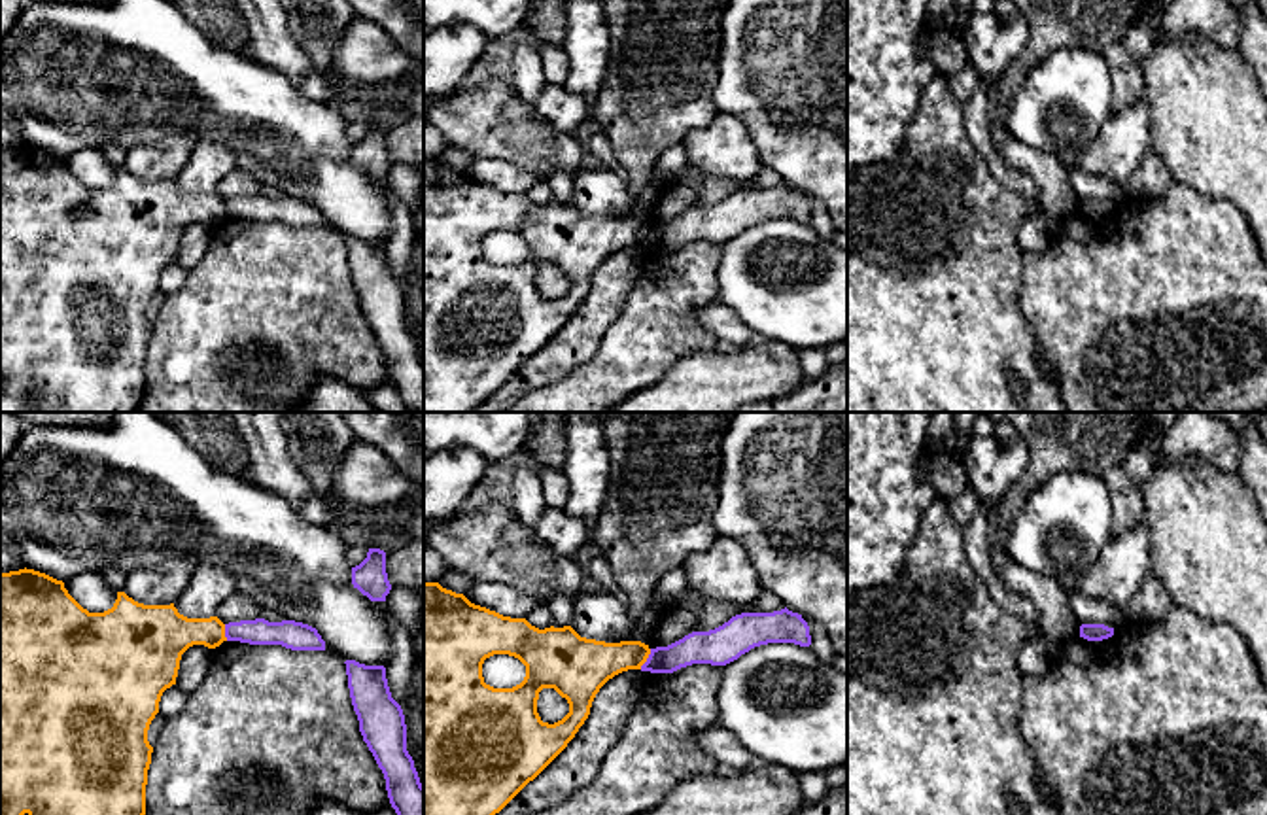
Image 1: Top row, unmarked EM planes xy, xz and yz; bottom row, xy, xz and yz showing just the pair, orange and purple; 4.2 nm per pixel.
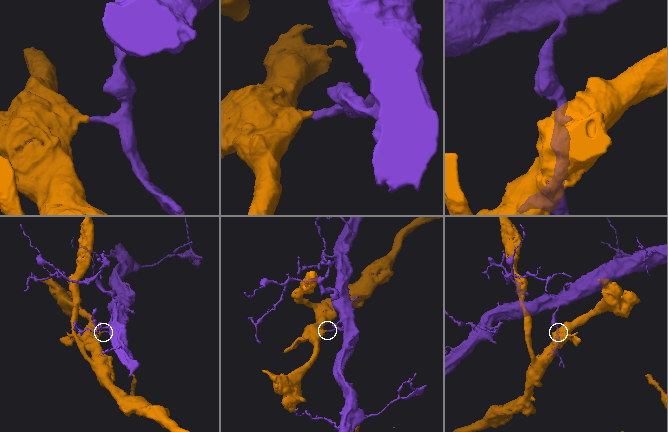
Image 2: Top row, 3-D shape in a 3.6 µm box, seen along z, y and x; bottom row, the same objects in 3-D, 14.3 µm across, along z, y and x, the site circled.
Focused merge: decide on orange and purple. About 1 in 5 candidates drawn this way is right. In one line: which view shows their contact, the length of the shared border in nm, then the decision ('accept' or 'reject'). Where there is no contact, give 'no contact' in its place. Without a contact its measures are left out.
xz | 100 nm | reject

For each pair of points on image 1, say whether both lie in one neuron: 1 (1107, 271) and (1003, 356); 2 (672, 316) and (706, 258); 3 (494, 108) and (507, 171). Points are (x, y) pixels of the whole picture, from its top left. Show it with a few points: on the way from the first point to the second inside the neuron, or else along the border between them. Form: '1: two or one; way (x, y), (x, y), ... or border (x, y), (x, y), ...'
1: two; border (1016, 290), (1016, 307), (1046, 373)
2: one; way (672, 301), (672, 292), (691, 273)
3: two; border (475, 156), (513, 161), (539, 180)

